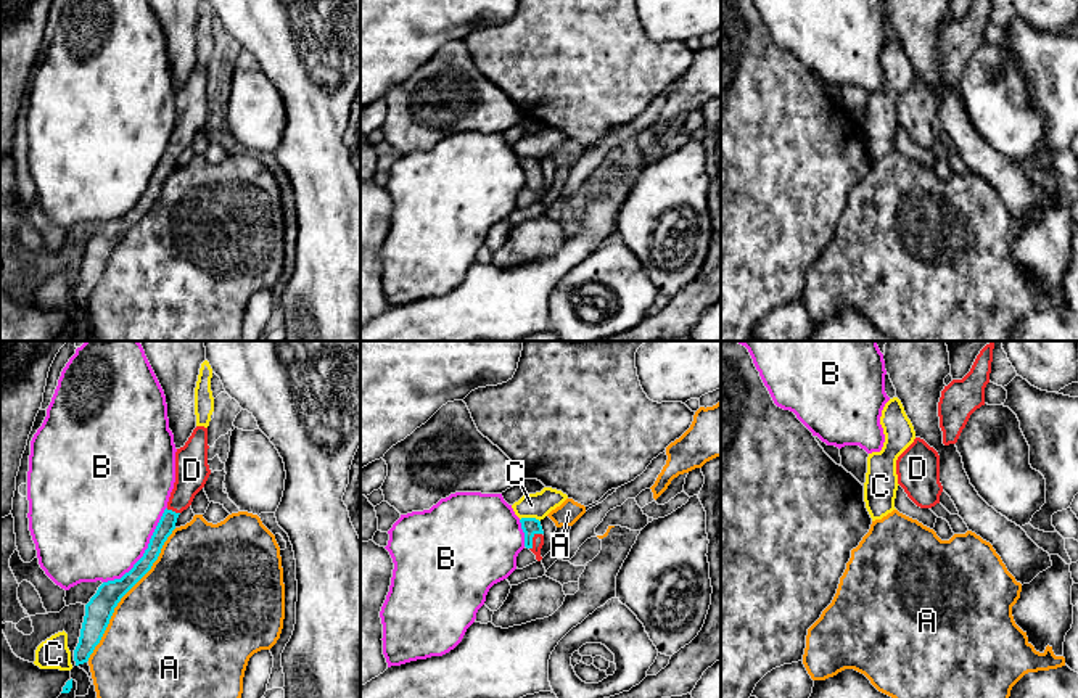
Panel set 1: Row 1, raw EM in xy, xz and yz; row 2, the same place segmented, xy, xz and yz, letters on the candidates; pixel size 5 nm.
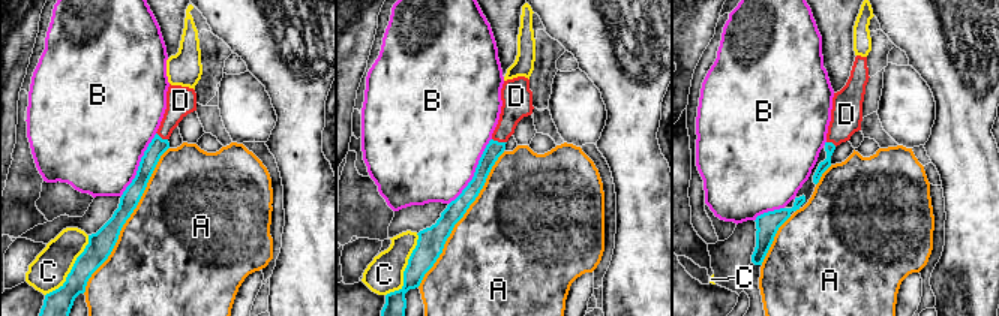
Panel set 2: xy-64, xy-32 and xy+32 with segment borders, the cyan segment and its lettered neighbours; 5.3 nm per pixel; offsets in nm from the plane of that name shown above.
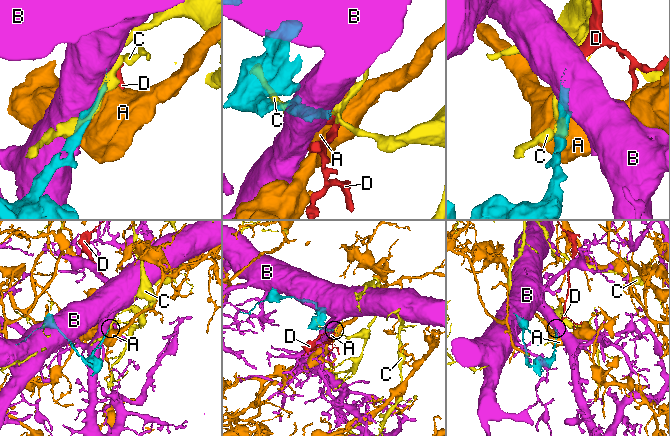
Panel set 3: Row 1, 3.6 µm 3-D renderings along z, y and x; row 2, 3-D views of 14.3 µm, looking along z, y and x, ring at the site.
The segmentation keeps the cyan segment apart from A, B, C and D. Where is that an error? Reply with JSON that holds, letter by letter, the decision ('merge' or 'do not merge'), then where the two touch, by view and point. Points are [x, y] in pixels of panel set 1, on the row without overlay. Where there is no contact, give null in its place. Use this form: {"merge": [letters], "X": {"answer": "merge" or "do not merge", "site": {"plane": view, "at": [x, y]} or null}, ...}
{"merge": ["D"], "A": {"answer": "do not merge", "site": {"plane": "xy", "at": [126, 232]}}, "B": {"answer": "do not merge", "site": {"plane": "xy", "at": [145, 192]}}, "C": {"answer": "do not merge", "site": {"plane": "xz", "at": [530, 158]}}, "D": {"answer": "merge", "site": {"plane": "xz", "at": [531, 179]}}}

